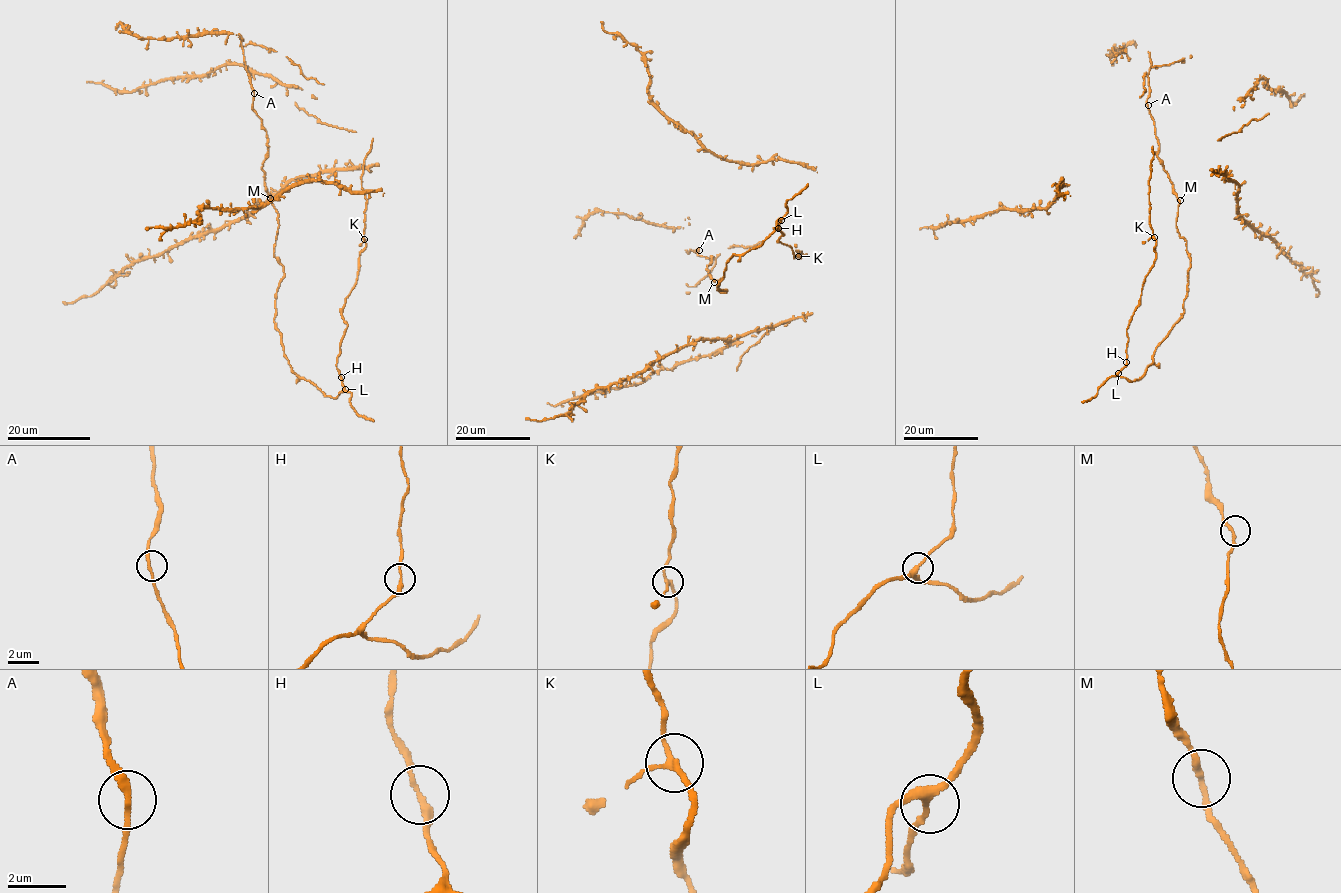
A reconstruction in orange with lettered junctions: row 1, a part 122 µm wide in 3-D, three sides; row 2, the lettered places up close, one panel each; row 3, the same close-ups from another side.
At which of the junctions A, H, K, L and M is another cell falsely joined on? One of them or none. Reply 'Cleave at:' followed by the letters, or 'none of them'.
Cleave at: none of them

